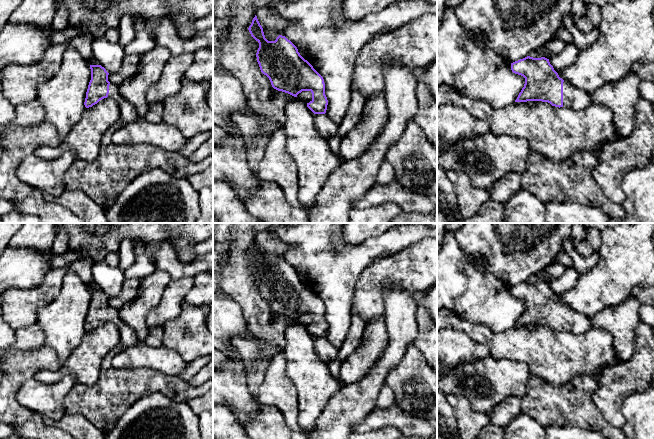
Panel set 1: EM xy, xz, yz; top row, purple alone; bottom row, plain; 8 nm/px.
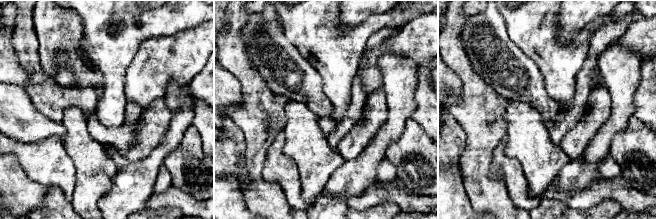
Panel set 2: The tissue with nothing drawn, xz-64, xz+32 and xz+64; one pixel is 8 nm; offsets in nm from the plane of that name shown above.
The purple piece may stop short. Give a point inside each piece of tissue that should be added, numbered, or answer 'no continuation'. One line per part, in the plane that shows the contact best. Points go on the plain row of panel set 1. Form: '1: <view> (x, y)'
1: yz (574, 322)

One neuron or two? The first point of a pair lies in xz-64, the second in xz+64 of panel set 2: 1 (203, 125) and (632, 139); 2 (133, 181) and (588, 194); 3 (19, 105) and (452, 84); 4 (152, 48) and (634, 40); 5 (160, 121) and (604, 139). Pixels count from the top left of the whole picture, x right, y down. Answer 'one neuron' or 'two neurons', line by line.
1: two neurons
2: two neurons
3: one neuron
4: one neuron
5: two neurons

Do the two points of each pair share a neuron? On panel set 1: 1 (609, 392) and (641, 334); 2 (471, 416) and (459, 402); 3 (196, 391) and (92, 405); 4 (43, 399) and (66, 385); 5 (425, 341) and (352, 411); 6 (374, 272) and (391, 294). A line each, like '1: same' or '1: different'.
1: same
2: same
3: same
4: same
5: different
6: different

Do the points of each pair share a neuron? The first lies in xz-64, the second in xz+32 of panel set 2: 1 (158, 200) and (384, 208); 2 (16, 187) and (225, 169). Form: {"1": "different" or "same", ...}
{"1": "different", "2": "same"}

